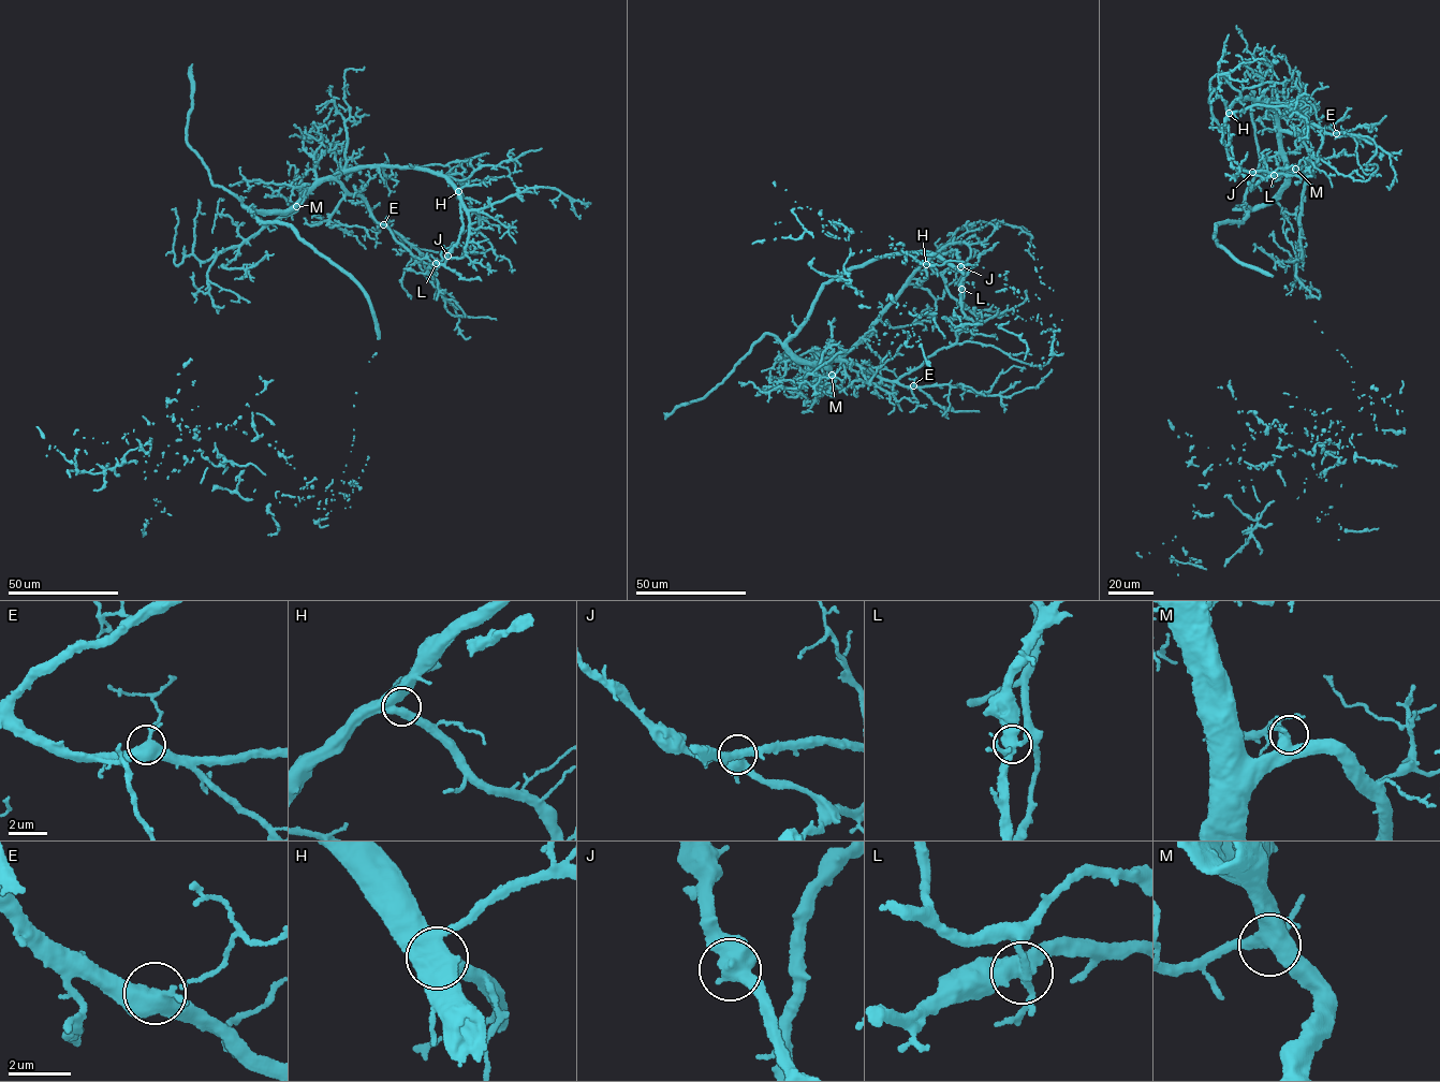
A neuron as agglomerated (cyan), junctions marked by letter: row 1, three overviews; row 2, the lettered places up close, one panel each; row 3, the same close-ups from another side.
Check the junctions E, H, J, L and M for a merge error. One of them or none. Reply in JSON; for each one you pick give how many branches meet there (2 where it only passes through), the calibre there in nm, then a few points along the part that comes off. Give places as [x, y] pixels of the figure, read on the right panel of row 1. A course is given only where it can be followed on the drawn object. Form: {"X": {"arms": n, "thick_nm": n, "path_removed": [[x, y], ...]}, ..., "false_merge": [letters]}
{"L": {"arms": 4, "thick_nm": 440, "path_removed": [[1274, 175], [1262, 177], [1243, 170], [1235, 163], [1228, 125]]}, "false_merge": ["L"]}

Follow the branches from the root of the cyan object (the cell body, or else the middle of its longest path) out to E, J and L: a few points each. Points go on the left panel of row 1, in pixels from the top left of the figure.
E: (378, 338), (353, 280), (294, 229), (245, 207), (283, 211), (334, 179), (383, 224)
J: (378, 338), (353, 280), (245, 207), (283, 211), (351, 170), (421, 167), (469, 217), (465, 256), (447, 256)
L: (378, 338), (353, 280), (245, 207), (283, 211), (351, 170), (421, 167), (469, 217), (465, 256), (436, 263)

